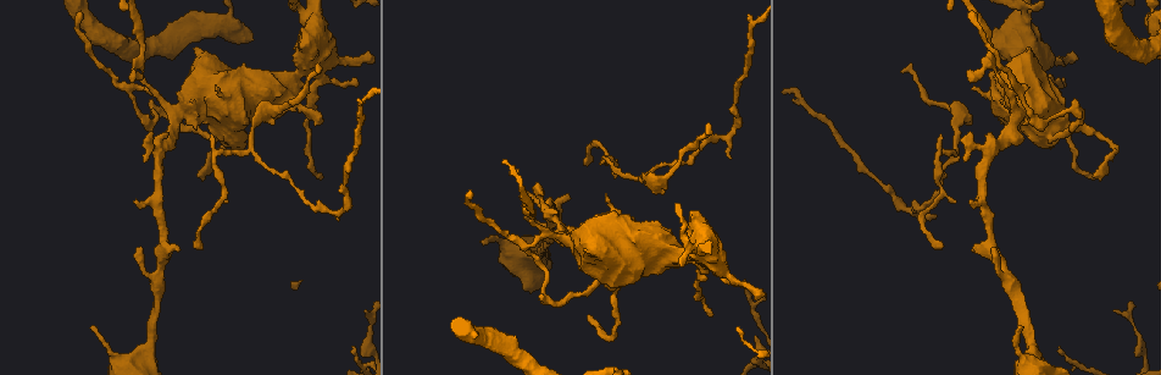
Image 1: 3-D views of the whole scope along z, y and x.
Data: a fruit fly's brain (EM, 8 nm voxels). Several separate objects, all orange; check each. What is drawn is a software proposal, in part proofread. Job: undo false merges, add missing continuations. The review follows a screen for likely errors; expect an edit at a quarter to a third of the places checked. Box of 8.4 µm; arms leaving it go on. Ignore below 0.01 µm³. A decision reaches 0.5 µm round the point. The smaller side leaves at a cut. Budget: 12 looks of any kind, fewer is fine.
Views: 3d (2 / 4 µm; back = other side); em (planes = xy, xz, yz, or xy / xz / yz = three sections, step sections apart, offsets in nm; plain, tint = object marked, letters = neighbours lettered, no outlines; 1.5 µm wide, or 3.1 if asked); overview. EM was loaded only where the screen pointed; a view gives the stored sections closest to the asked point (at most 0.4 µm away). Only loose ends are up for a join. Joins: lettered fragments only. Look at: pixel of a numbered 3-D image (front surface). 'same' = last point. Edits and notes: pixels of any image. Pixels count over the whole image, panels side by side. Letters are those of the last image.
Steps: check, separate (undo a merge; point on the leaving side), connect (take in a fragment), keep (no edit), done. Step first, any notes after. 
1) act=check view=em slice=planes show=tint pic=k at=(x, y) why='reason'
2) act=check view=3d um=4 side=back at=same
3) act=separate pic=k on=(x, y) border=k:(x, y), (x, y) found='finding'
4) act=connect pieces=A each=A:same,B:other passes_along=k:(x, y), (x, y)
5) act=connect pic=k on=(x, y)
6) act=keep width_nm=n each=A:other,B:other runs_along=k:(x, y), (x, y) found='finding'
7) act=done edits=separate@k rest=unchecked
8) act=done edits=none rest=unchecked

act=check view=3d um=4 pic=1 at=(584, 162) why='thin end'

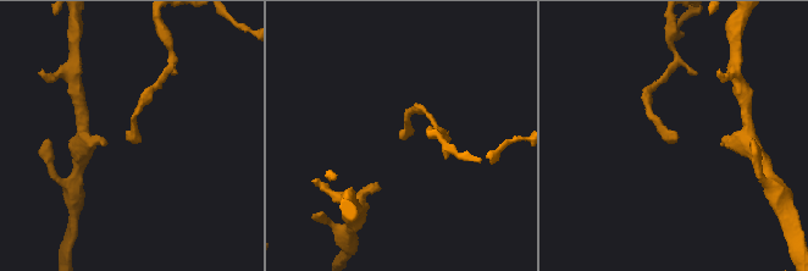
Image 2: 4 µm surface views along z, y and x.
act=check view=em slice=xy step=4 show=tint pic=2 at=(404, 138)

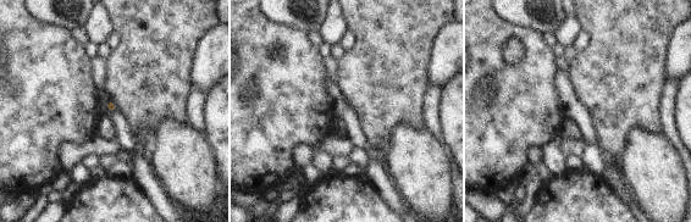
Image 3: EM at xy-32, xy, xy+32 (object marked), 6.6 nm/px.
act=check view=em slice=planes show=letters at=same

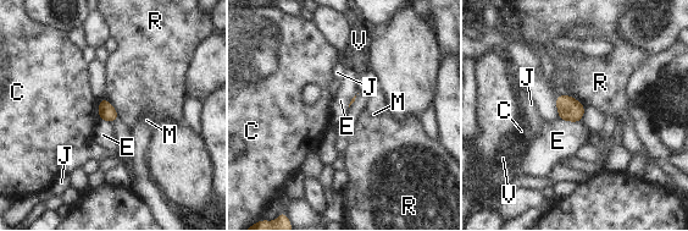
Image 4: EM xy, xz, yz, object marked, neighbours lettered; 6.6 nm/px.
act=keep each=C:other,E:other,J:other,M:other,R:other,V:other border=4:(104, 97), (114, 108), (118, 119) found='no lettered fragment goes on from it'

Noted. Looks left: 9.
act=check view=em um=3.1 slice=planes show=plain pic=1 at=(320, 71) why='tapers out'

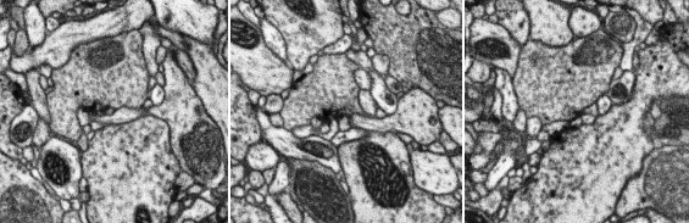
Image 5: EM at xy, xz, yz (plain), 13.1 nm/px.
act=check view=em um=3.1 slice=planes show=letters at=same

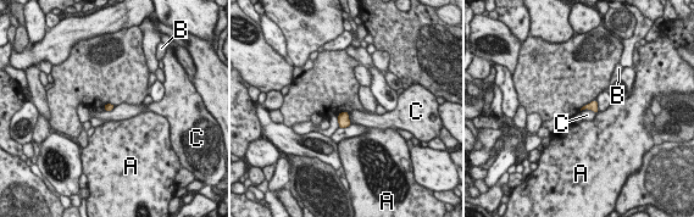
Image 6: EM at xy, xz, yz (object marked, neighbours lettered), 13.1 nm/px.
act=keep longest_contact=C:220nm each=A:other,B:other,C:other border=6:(581, 110), (589, 109), (595, 113) found='none of them fits'

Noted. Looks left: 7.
act=check view=em slice=planes show=letters pic=1 at=(253, 150) why='abrupt turn'

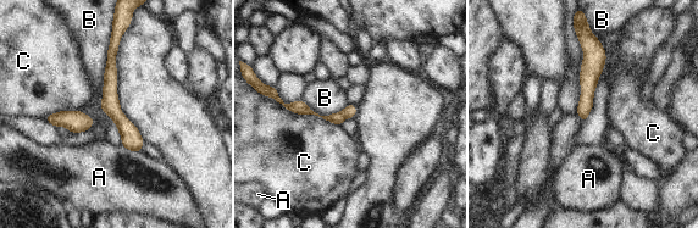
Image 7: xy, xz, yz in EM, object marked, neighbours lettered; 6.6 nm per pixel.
act=keep each=A:other,B:other,C:other border=7:(112, 28), (100, 105), (111, 120) found='continuous, no second cell'

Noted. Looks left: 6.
act=check view=em slice=planes show=plain pic=1 at=(144, 161) why='an open end'

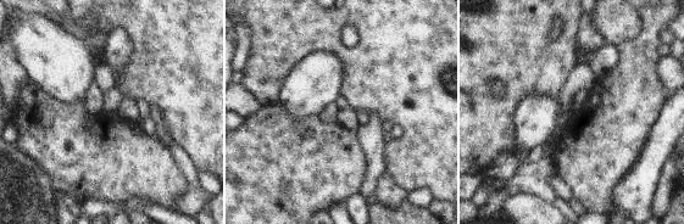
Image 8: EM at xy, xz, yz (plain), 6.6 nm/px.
act=check view=em slice=planes show=letters at=same

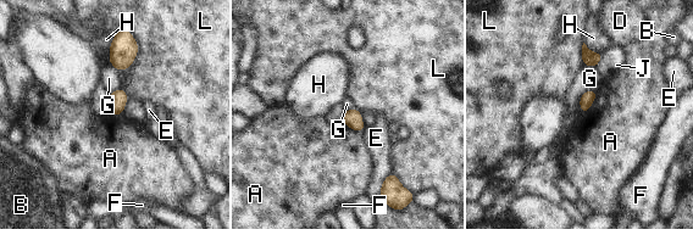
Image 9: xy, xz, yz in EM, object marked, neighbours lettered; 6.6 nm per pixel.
act=keep each=A:other,B:other,D:other,E:other,F:other,G:other,H:other,J:other,L:other border=9:(596, 91), (585, 91), (578, 104) found='no lettered fragment goes on from it'

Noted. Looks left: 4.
act=check view=3d um=2 pic=1 at=(523, 246) why='arms part here'

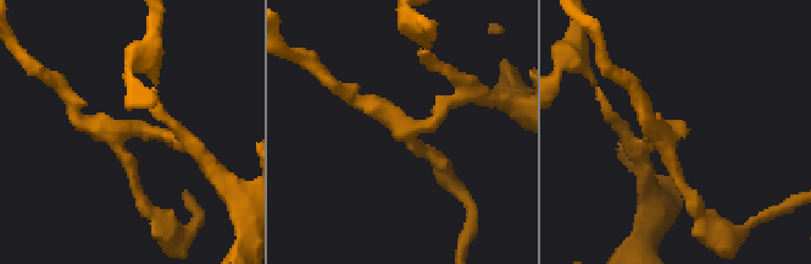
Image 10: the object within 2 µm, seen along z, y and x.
act=check view=em slice=planes show=tint pic=10 at=(671, 132) arms=3 why='now the EM'

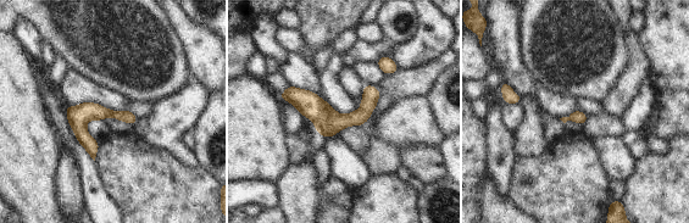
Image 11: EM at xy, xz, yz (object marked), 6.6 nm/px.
act=check view=em slice=planes show=letters at=same why='see the neighbours'

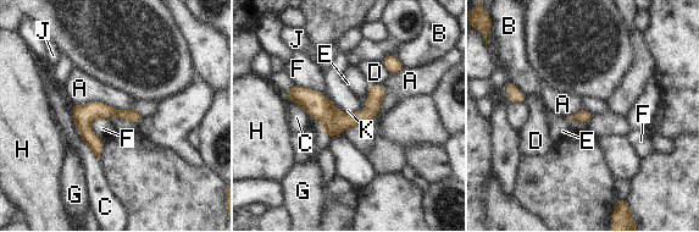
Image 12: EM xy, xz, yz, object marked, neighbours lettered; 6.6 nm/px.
act=keep width_nm=80 each=A:other,B:other,C:other,D:other,E:other,F:other,G:other,H:other,J:other,K:other runs_along=12:(381, 92), (354, 119), (289, 94) found='all the same cell'

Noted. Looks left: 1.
act=done edits=none rest=unchecked

